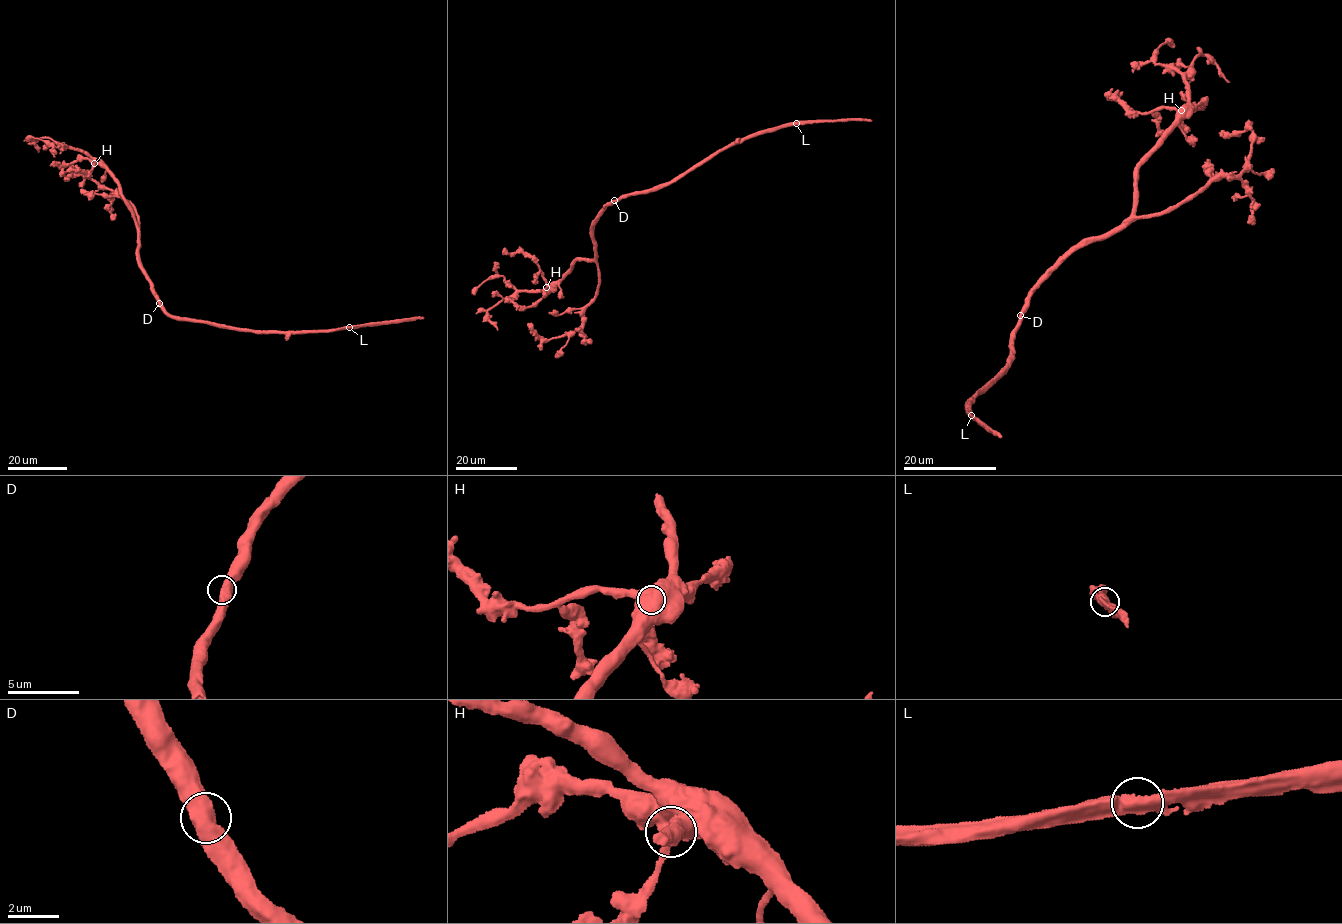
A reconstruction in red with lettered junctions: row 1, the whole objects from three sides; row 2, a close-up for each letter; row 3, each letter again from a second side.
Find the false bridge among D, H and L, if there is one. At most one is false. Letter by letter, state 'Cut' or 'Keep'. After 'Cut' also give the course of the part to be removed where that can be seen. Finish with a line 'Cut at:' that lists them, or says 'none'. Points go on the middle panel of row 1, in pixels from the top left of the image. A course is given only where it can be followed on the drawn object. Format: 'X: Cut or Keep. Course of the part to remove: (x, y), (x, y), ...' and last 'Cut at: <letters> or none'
D: Keep
H: Keep
L: Keep
Cut at: none

